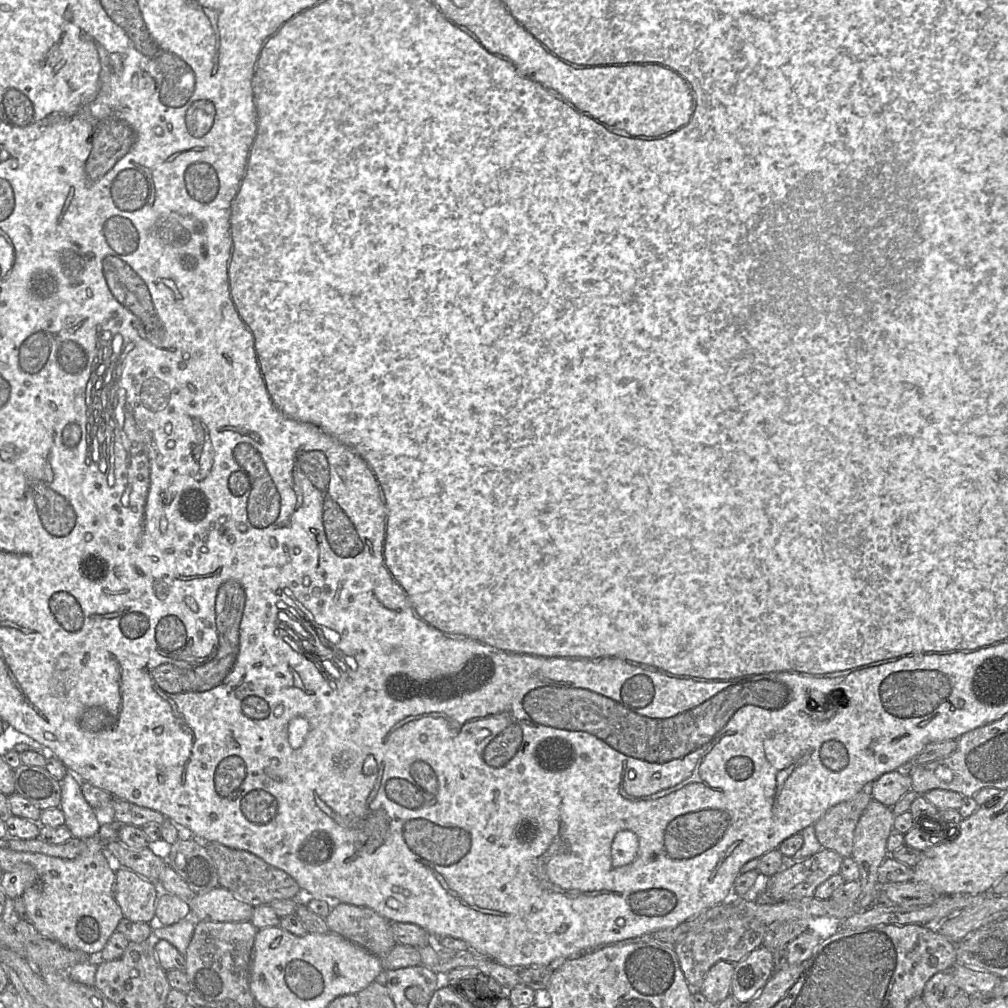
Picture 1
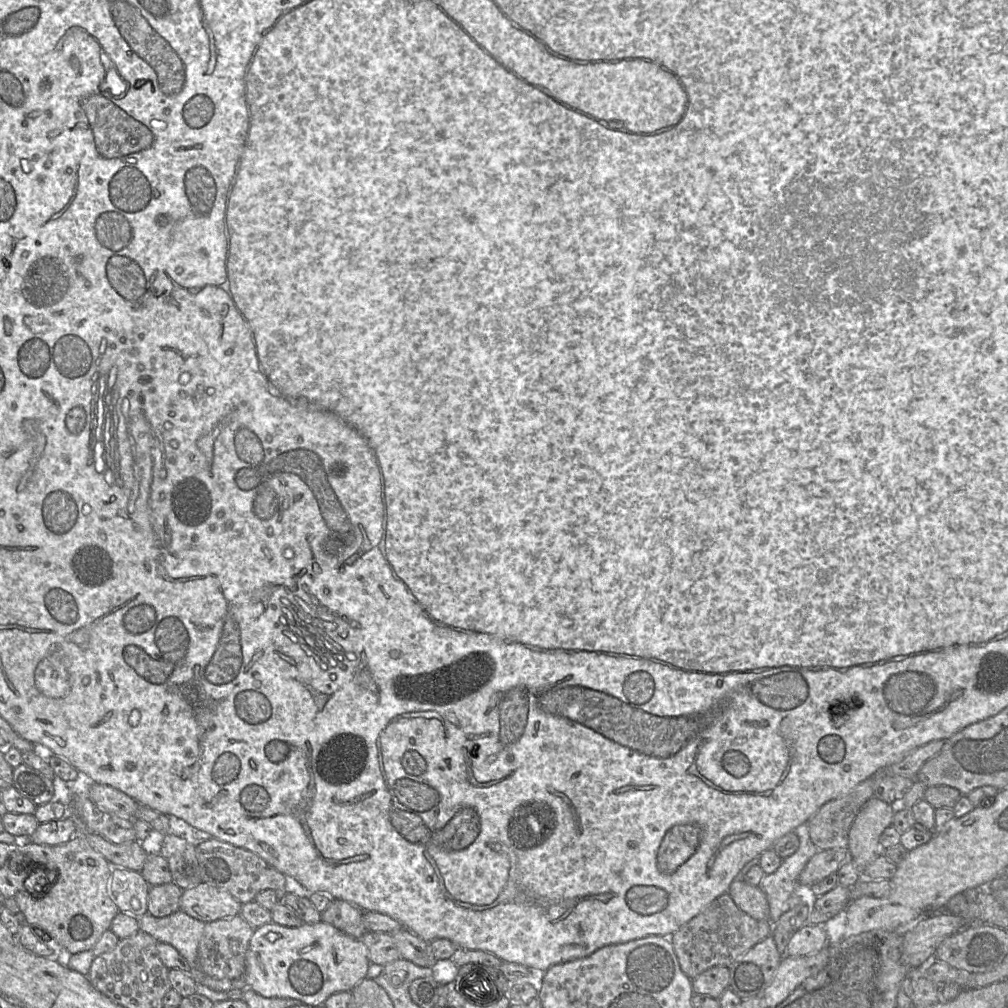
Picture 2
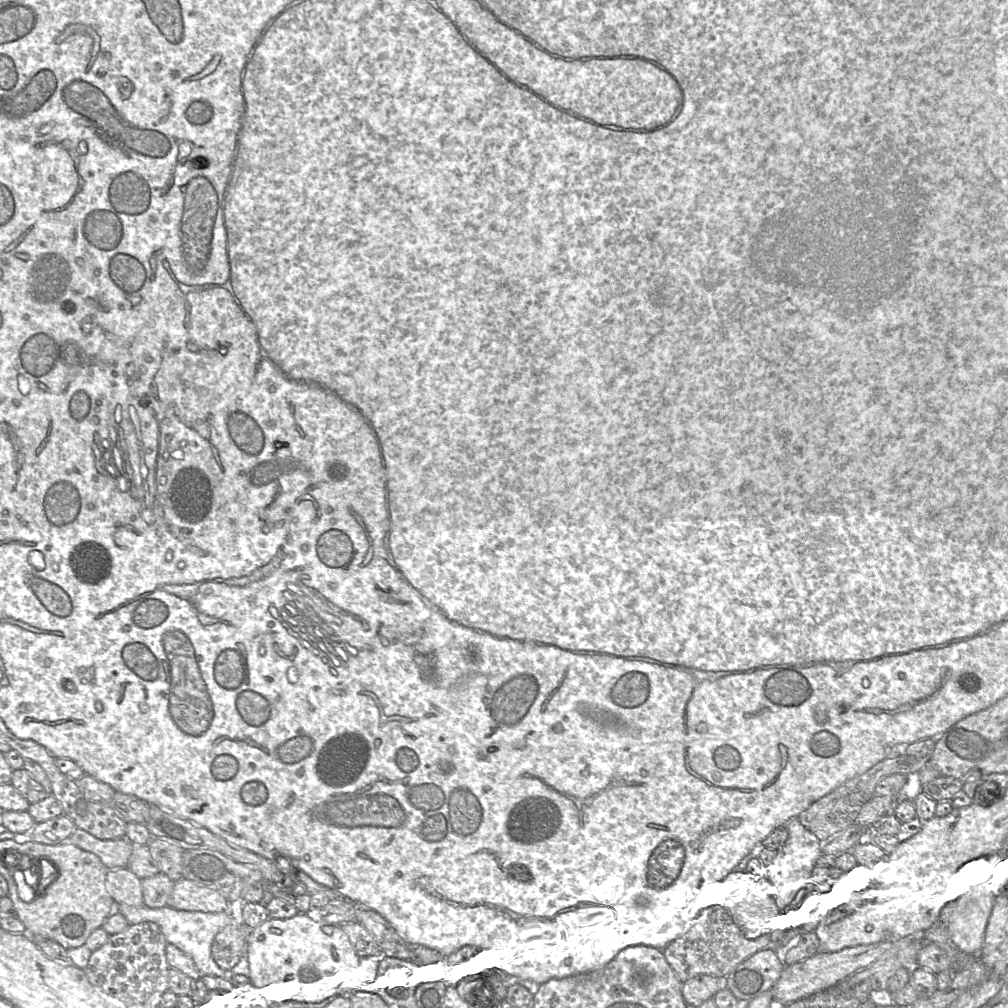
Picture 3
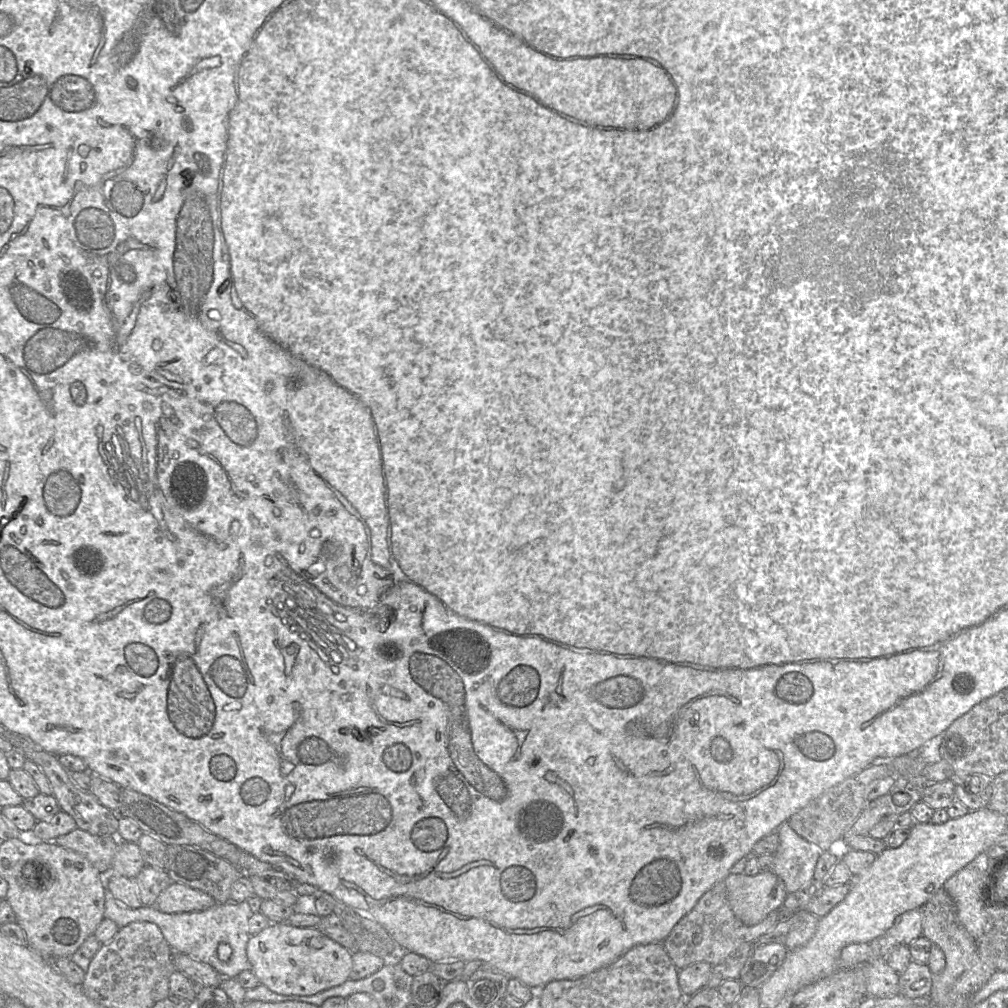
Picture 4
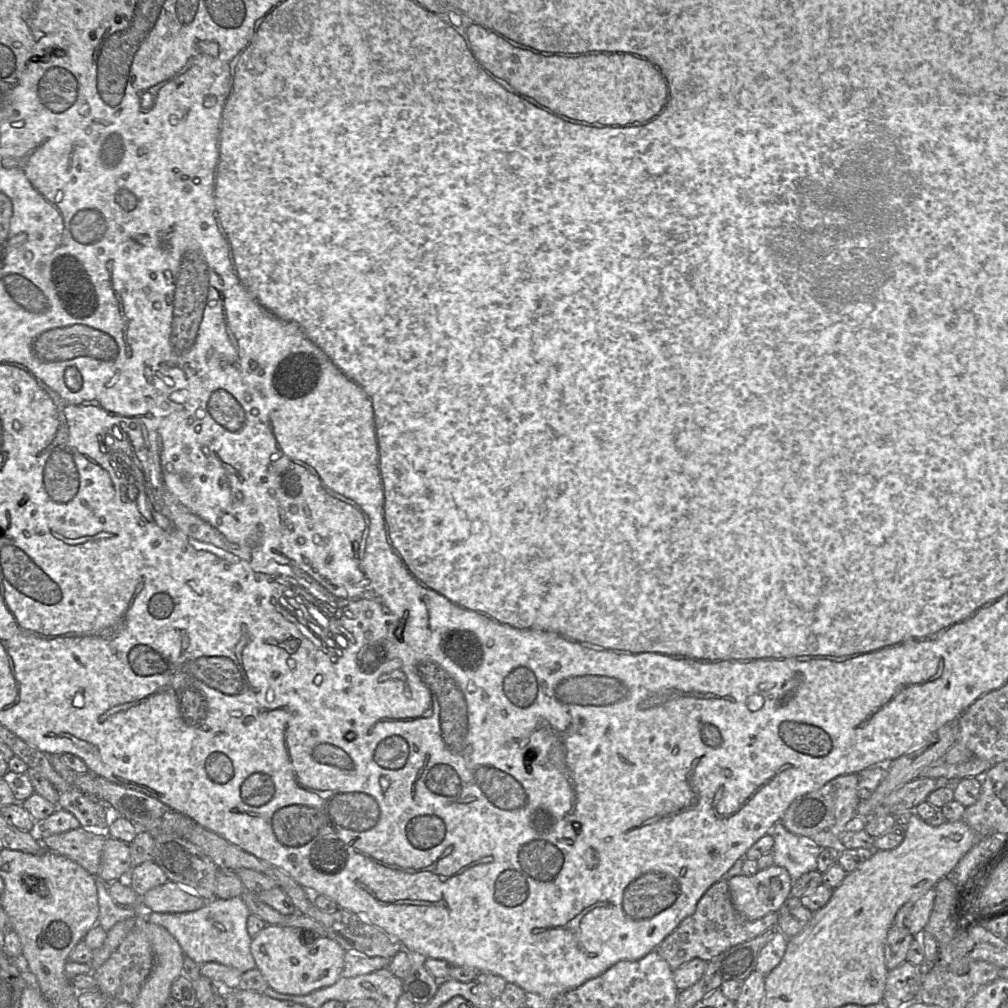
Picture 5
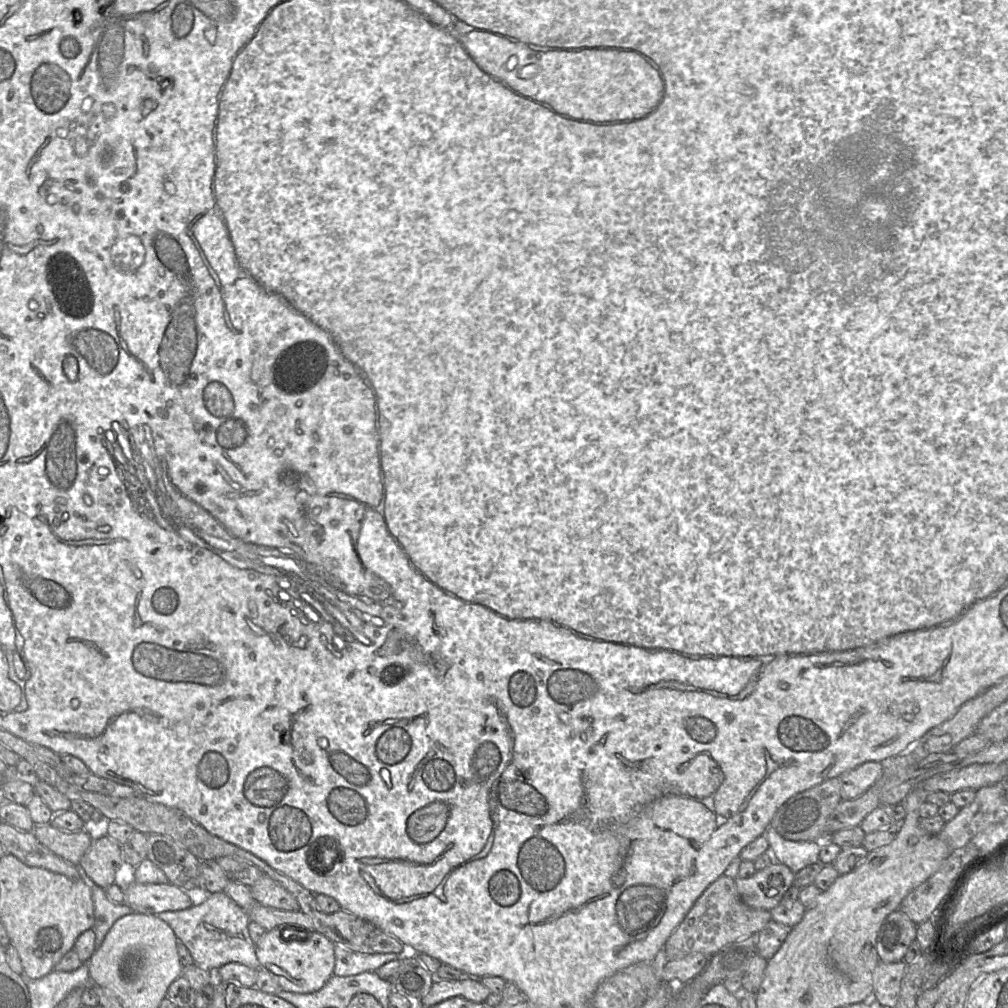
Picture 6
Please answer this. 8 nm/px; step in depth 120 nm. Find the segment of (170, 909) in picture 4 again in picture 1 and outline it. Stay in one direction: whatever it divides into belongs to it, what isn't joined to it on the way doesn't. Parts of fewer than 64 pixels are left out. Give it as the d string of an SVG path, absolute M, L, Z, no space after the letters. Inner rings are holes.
M218 886L188 902L191 916L196 921L246 922L251 921L254 907Z

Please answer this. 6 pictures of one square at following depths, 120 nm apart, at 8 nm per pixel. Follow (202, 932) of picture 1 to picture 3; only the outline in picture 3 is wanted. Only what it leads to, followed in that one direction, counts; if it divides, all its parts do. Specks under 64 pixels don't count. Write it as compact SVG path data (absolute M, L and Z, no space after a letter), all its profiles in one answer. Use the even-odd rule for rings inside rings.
M240 920L224 927L214 938L212 957L224 971L232 970L246 952L250 931Z

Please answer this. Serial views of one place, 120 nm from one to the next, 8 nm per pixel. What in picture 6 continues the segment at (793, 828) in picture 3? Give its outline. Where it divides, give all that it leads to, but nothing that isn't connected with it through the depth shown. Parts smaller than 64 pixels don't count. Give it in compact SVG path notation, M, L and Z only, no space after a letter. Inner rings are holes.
M771 827L761 836L767 839L779 863L789 867L793 873L813 863L820 863L819 853L823 841L788 840Z

